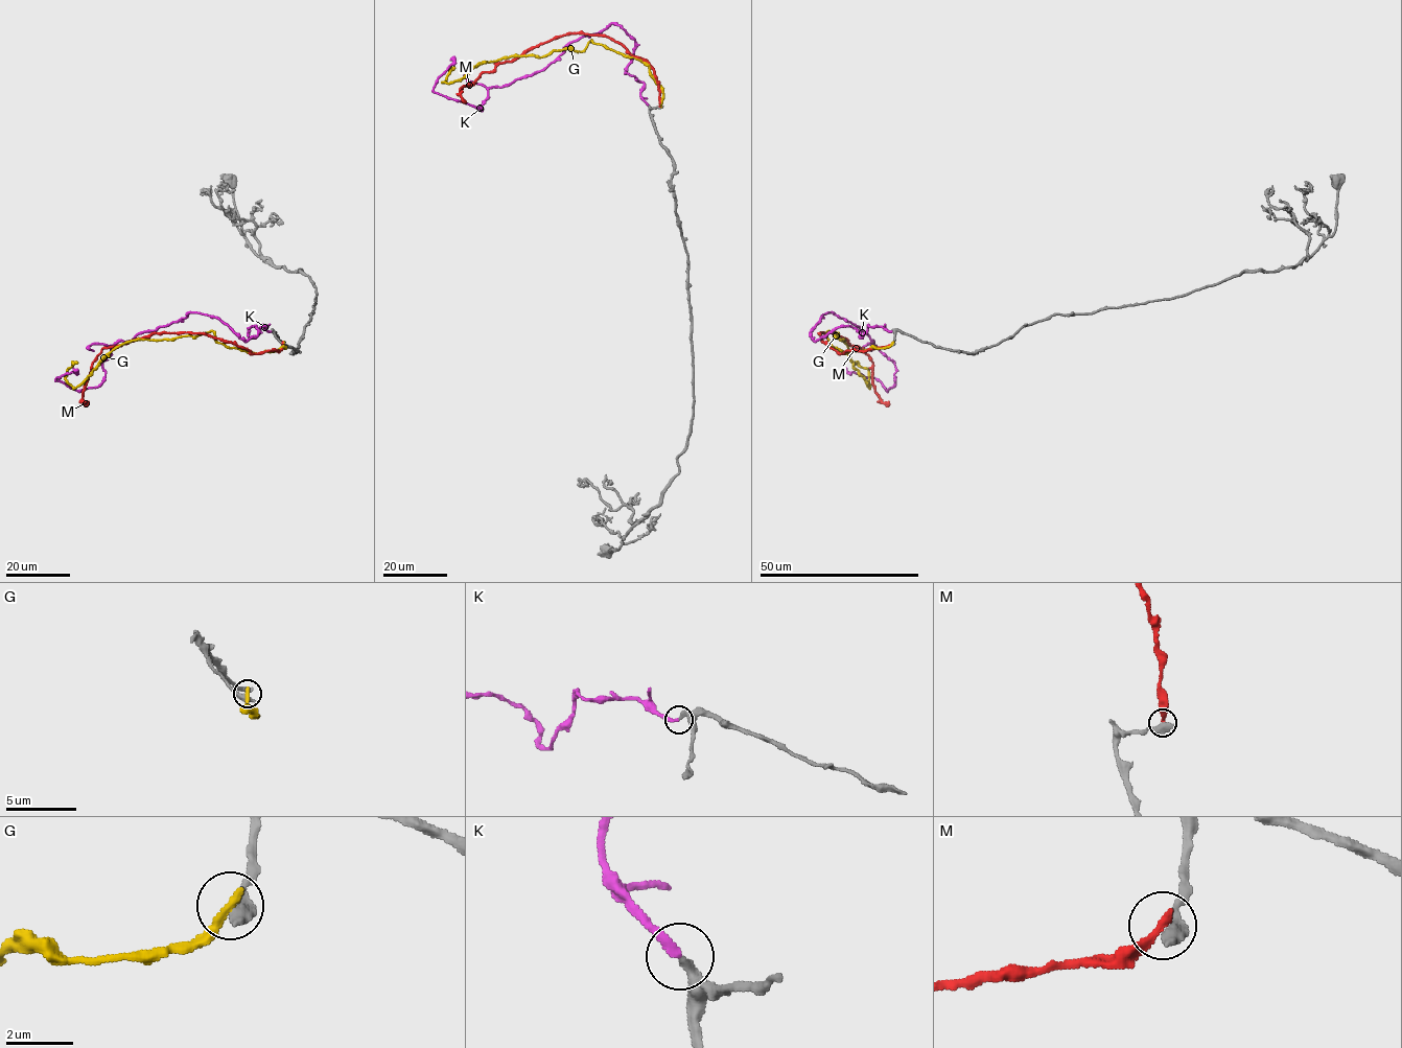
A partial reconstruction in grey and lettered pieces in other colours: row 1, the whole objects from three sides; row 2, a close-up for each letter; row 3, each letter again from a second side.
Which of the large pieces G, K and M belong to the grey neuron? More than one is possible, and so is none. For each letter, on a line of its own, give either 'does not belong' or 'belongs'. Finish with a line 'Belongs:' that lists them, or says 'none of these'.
G: does not belong
K: belongs
M: does not belong
Belongs: K

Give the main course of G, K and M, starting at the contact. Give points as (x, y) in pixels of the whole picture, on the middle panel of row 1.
G: (660, 106), (662, 88), (646, 64), (591, 40), (582, 51), (480, 63), (442, 83), (454, 67)
K: (648, 105), (625, 73), (634, 40), (613, 23), (490, 87), (480, 110), (434, 91), (450, 60)
M: (659, 106), (658, 82), (647, 61), (606, 36), (579, 32), (554, 37), (481, 74), (460, 89), (465, 102)

